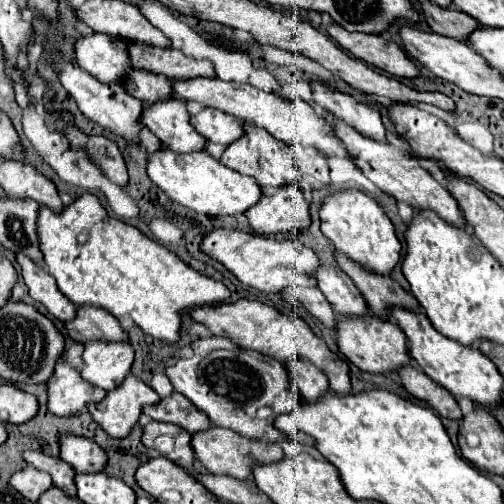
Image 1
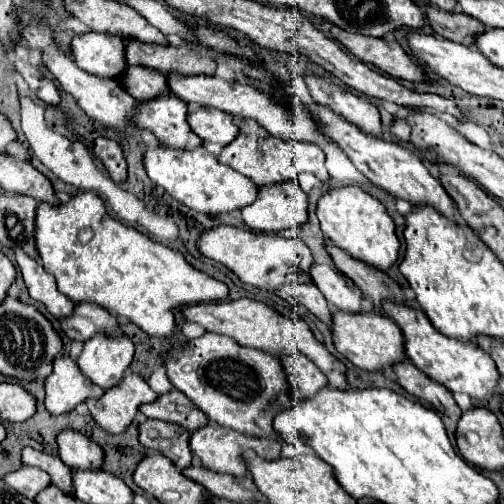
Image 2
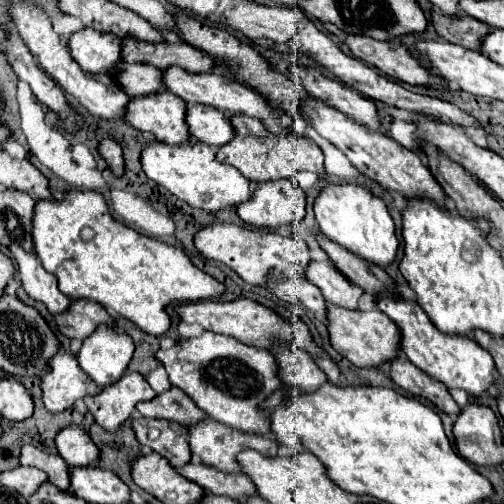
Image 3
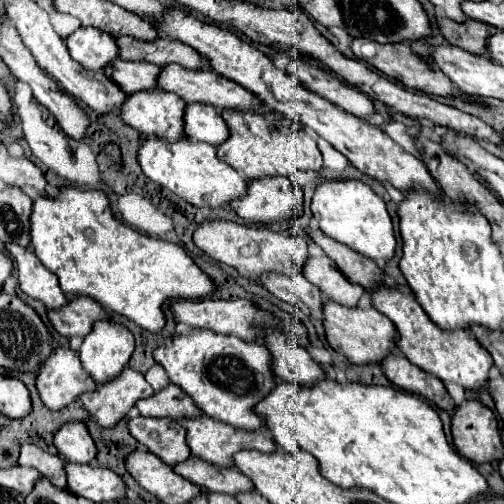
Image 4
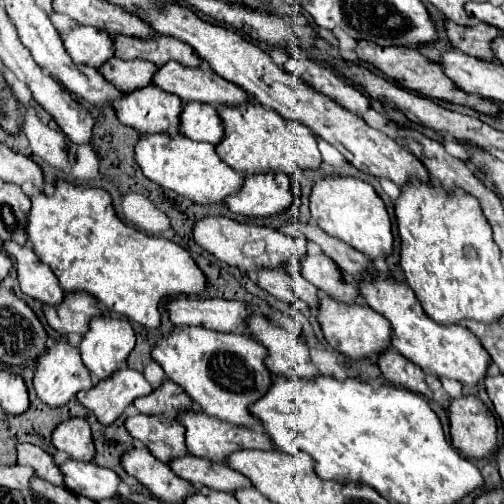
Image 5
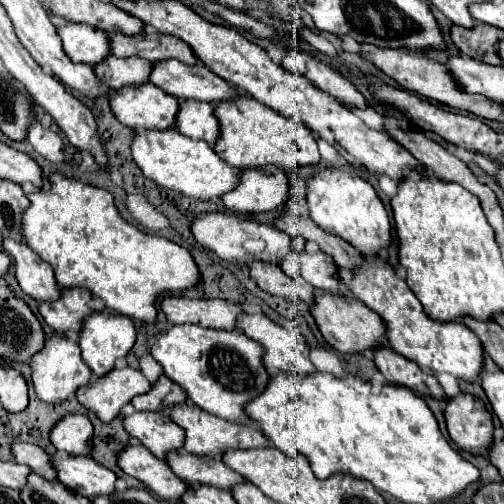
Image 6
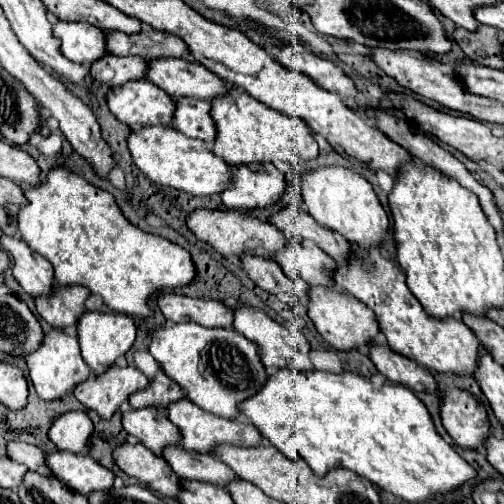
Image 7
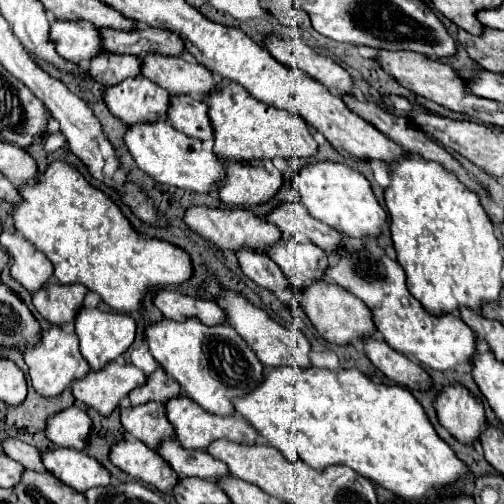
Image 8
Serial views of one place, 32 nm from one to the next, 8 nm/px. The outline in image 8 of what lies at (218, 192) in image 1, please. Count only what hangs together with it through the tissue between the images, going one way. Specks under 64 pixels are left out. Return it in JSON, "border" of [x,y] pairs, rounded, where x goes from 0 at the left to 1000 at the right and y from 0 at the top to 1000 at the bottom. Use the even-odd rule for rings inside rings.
{"border":[[[337,242],[262,246],[246,266],[246,286],[254,286],[254,298],[270,317],[274,333],[317,365],[353,369],[381,381],[417,381],[417,377],[433,377],[429,357],[444,349],[437,313],[421,298],[409,298],[397,278],[377,274],[353,262],[349,254],[341,254]]]}

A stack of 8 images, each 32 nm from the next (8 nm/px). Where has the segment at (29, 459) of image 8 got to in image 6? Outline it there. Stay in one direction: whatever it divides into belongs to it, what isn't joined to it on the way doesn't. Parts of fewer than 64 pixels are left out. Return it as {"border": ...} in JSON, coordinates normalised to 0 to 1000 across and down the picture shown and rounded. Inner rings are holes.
{"border":[[[32,877],[32,881],[24,881],[24,901],[28,901],[28,913],[36,921],[60,925],[63,937],[87,944],[91,952],[115,952],[111,948],[111,933],[99,921],[99,905],[83,889],[75,889],[67,881]]]}

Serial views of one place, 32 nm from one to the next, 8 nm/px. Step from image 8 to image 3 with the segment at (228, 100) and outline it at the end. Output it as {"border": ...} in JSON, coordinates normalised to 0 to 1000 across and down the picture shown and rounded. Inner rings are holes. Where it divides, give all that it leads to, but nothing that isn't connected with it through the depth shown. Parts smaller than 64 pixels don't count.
{"border":[[[452,230],[464,246],[464,274],[437,290],[429,313],[444,325],[464,329],[484,353],[500,361],[532,361],[552,353],[579,353],[583,341],[615,337],[631,349],[643,349],[643,310],[627,282],[611,270],[587,270],[583,262],[571,266],[540,266],[524,254],[516,234],[496,230]]]}

